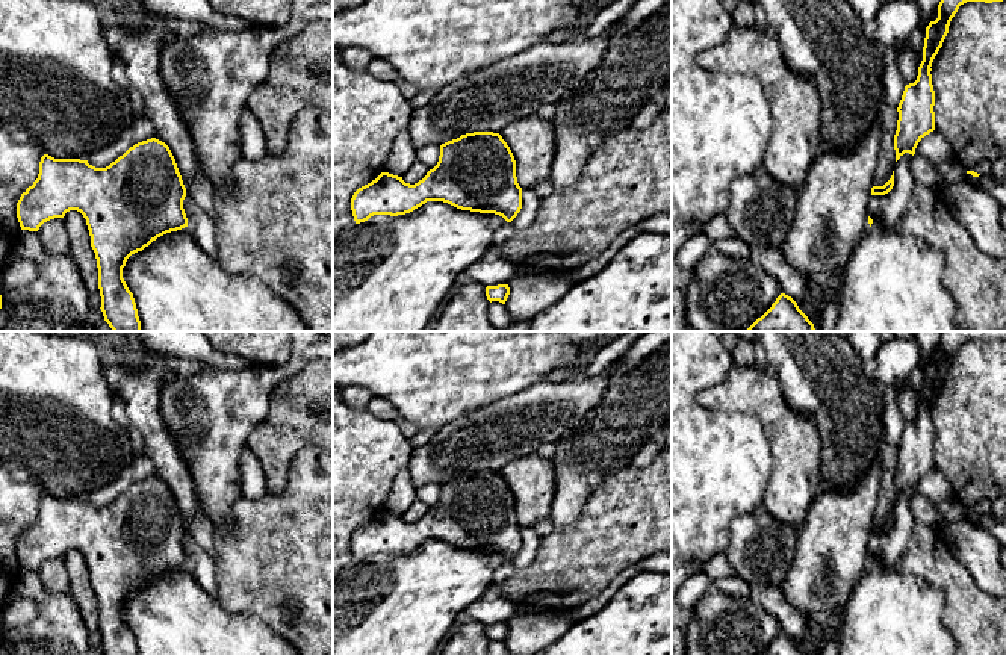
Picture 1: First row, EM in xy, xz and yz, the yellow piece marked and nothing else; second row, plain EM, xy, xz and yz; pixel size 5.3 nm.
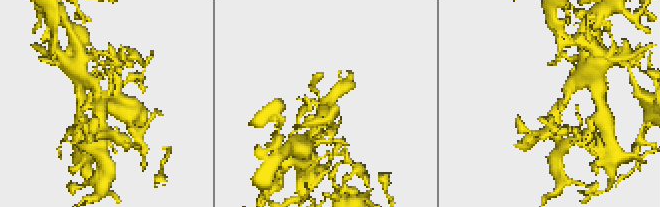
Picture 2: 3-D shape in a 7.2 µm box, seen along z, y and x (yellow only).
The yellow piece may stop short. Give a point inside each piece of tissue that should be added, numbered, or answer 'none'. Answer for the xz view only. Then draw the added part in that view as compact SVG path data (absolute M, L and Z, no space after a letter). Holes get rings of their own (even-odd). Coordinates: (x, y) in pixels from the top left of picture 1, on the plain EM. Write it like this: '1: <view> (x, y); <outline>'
none

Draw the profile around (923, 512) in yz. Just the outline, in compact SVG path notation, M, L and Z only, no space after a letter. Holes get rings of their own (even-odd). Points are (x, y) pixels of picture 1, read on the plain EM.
M914 493L911 496L909 510L915 522L930 528L939 528L941 514L938 505L926 499L923 495Z

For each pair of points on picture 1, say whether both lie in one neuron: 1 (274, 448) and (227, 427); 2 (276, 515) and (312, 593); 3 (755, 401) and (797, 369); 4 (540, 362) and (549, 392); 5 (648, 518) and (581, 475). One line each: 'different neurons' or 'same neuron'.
1: different neurons
2: same neuron
3: different neurons
4: different neurons
5: different neurons

